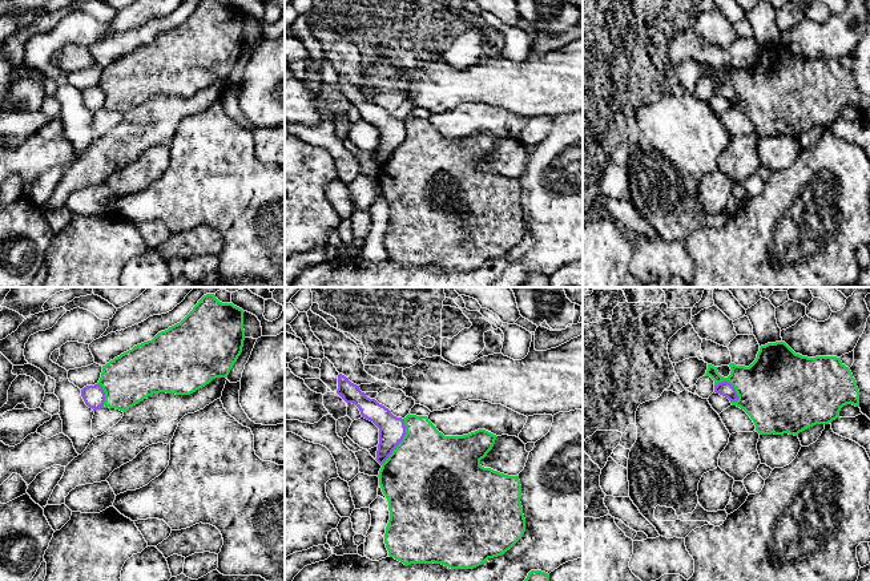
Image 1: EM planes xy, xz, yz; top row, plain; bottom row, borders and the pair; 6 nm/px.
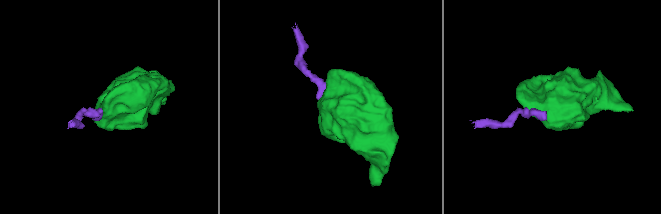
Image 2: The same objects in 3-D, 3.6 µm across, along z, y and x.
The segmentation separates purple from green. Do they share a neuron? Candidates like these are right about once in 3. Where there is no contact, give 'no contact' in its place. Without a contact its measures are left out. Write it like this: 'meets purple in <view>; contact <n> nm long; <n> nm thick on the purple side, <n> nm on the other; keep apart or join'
meets purple in xz; contact 320 nm long; 160 nm thick on the purple side, 480 nm on the other; keep apart

